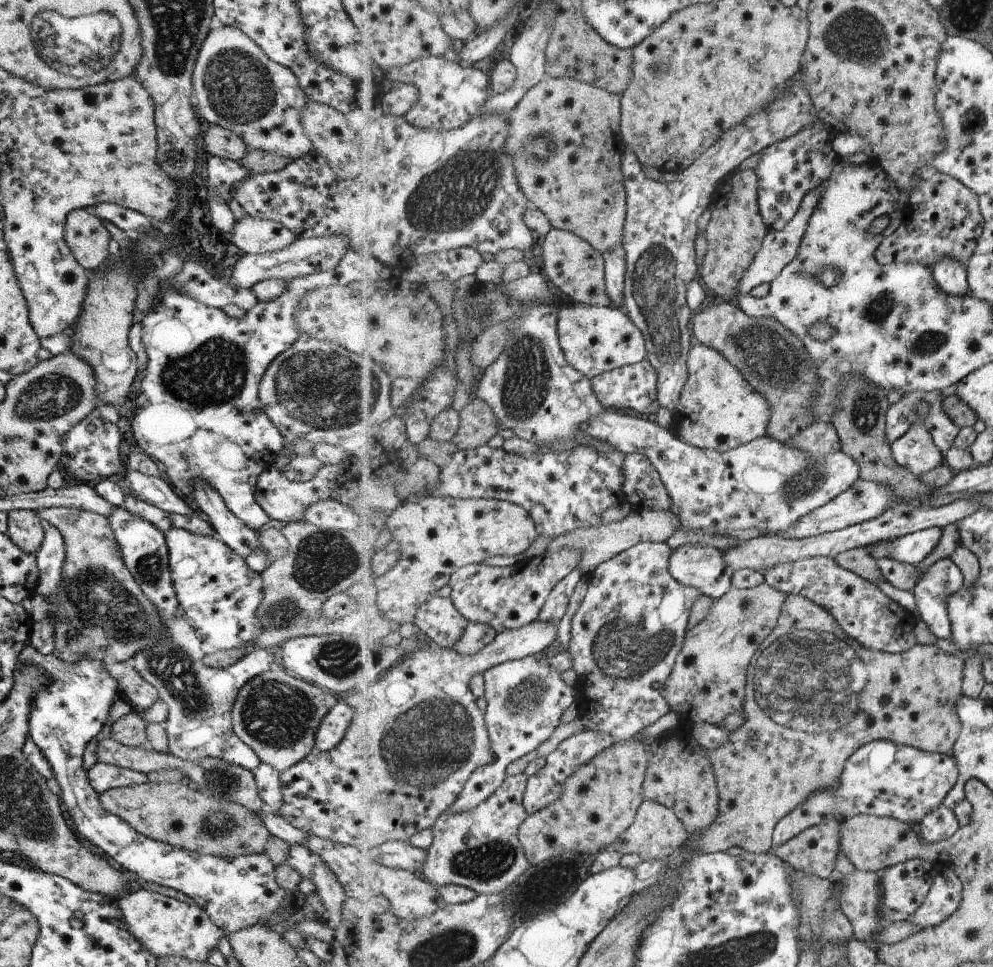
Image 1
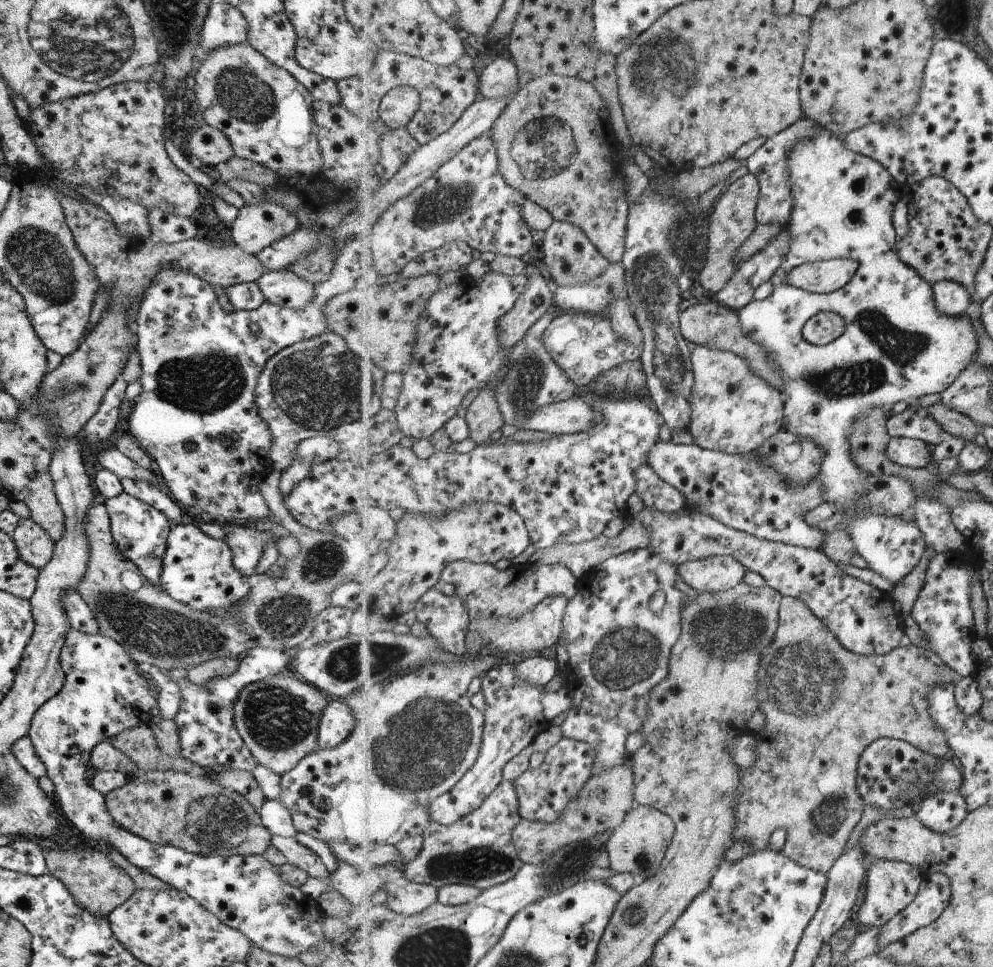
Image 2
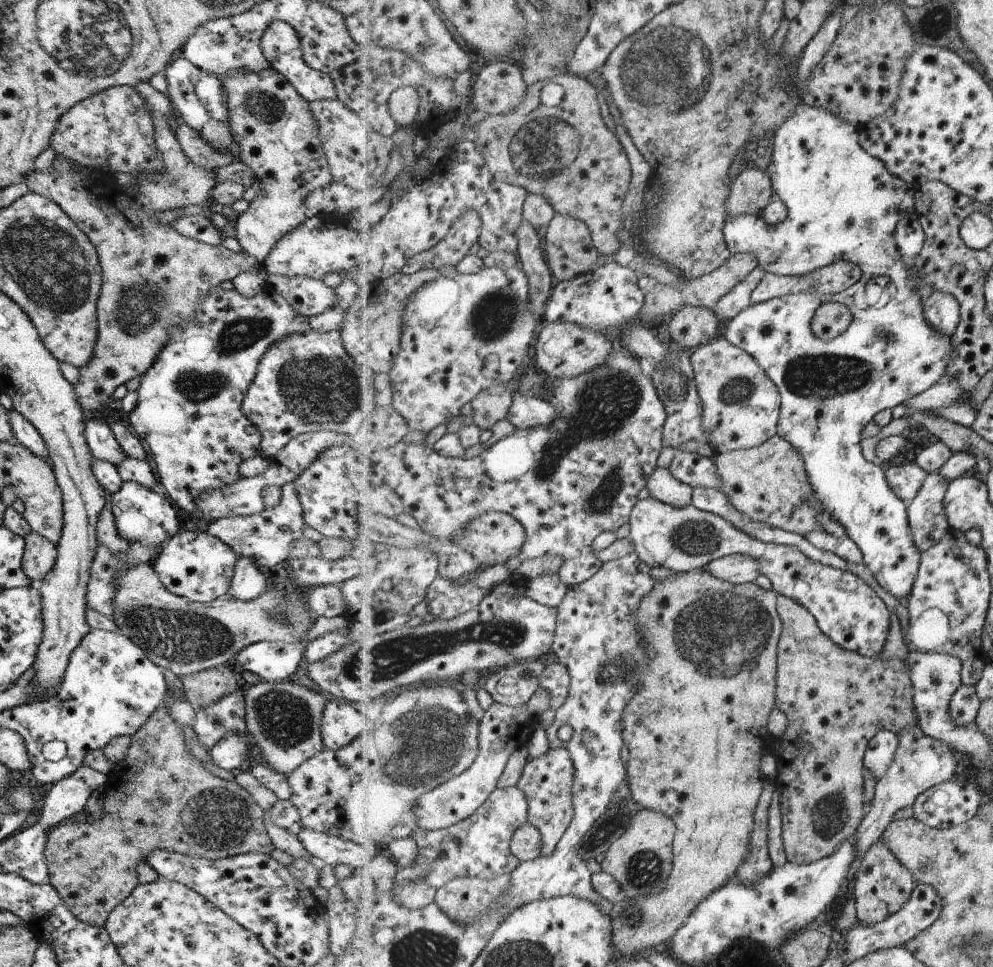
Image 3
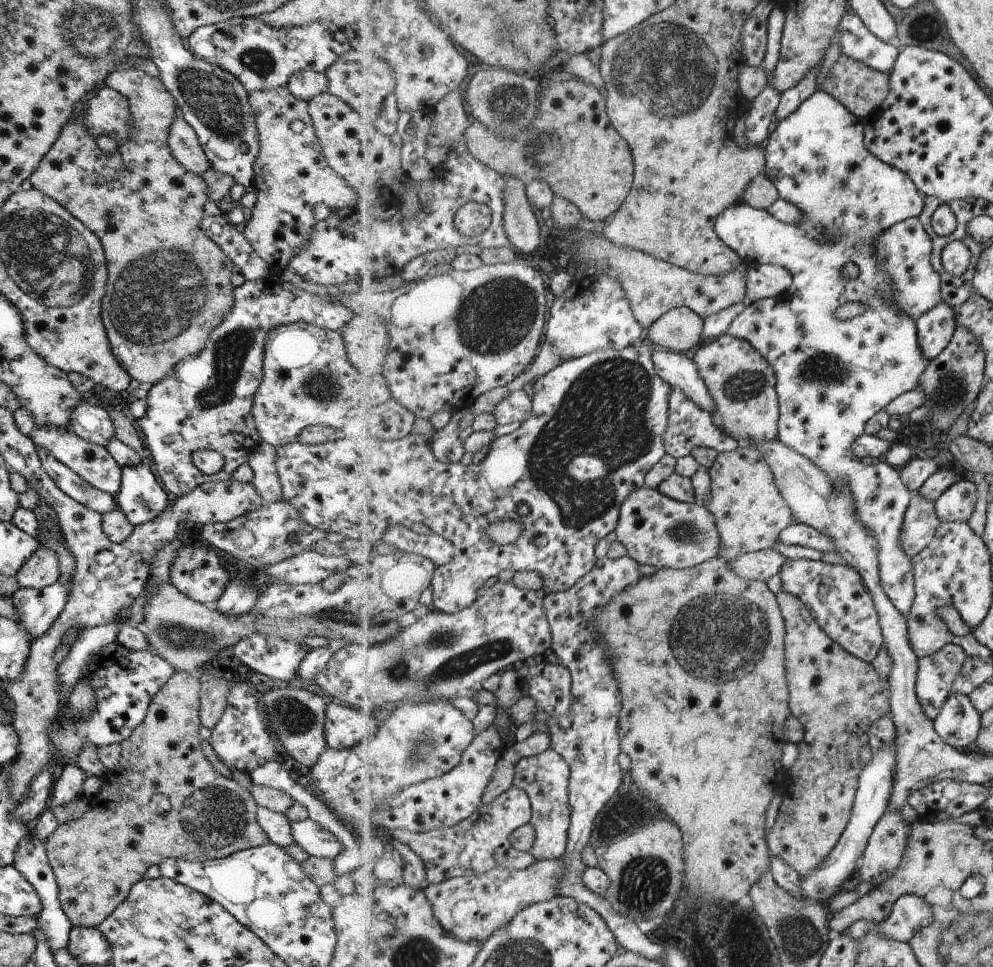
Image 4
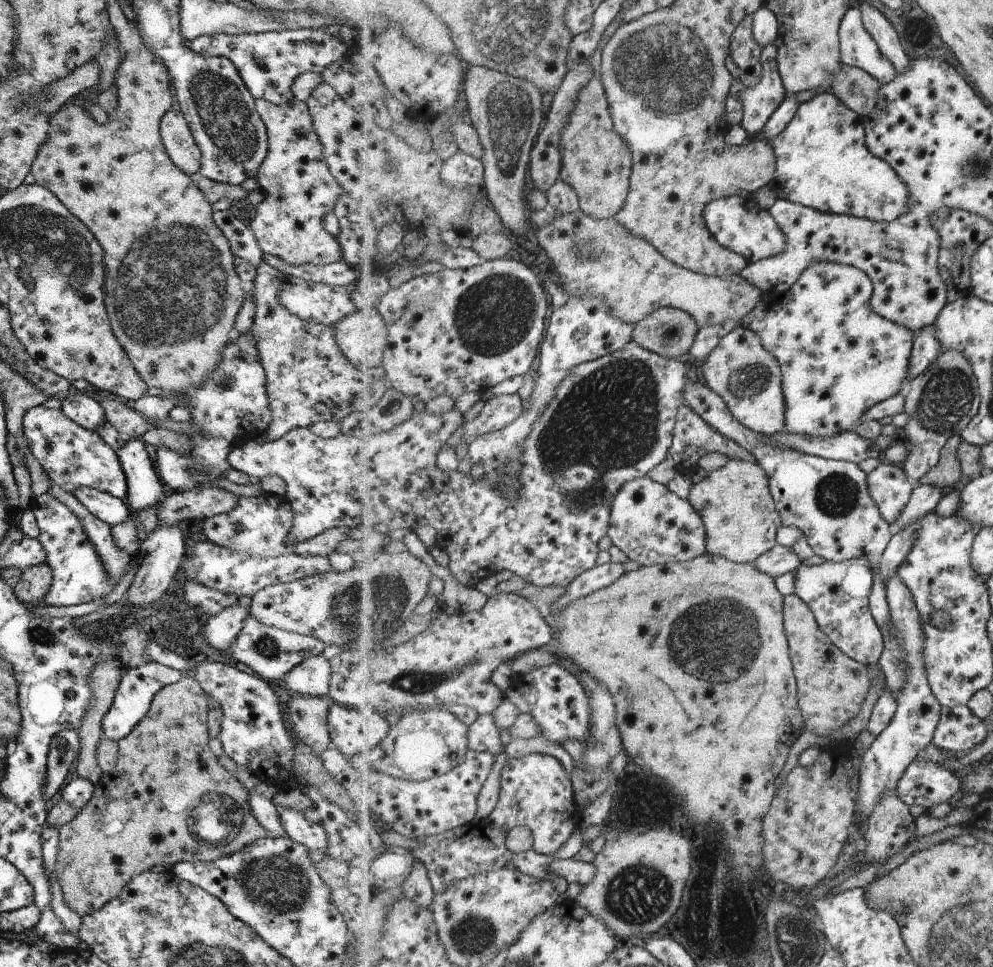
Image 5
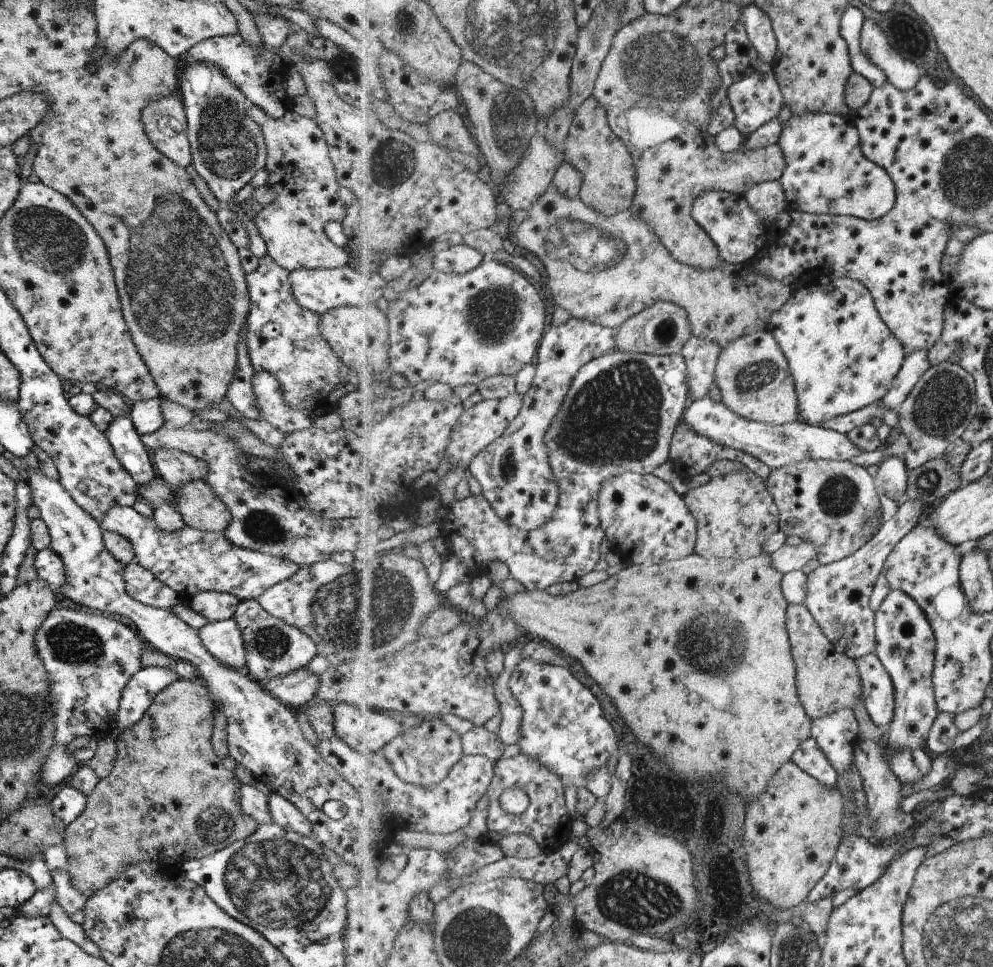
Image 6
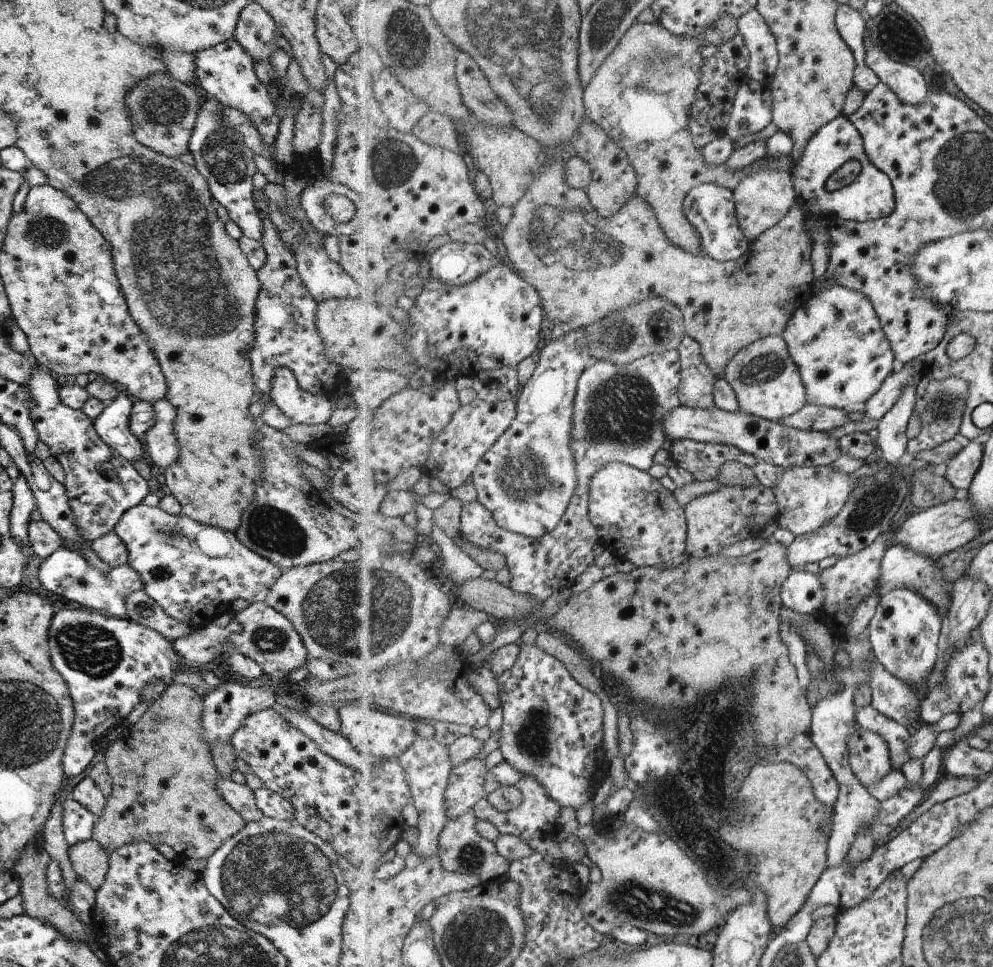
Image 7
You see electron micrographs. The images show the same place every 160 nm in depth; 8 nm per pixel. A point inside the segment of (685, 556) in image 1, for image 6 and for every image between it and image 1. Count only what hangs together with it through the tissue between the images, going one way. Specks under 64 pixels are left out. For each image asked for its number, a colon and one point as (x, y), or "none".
2: (719, 574)
3: (737, 569)
4: (756, 565)
5: (780, 560)
6: (789, 558)

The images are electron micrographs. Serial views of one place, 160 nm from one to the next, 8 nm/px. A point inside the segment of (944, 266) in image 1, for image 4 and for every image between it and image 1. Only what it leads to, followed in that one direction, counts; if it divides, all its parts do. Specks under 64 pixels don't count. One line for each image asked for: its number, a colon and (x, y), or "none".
2: (952, 299)
3: (942, 310)
4: (937, 326)

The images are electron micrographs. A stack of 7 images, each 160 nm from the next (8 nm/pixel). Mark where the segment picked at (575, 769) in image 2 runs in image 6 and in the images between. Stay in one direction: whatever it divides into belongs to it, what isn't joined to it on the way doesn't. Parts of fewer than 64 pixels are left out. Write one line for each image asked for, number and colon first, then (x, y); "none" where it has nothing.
3: (548, 782)
4: (546, 777)
5: (537, 792)
6: (548, 818)

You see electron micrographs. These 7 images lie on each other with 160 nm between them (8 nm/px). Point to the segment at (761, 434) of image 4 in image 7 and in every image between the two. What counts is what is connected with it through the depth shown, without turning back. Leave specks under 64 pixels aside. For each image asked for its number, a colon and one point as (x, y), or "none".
5: (749, 378)
6: (754, 376)
7: (768, 384)

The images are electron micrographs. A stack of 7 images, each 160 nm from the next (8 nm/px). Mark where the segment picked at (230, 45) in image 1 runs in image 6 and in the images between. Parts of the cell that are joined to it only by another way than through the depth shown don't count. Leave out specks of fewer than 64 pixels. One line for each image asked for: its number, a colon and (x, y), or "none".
2: (266, 115)
3: (275, 135)
4: (290, 176)
5: (297, 188)
6: (294, 227)

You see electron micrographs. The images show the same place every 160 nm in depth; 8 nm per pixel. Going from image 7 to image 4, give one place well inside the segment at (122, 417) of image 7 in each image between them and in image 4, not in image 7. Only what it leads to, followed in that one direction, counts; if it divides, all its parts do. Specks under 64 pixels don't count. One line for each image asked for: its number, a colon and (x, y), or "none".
4: (141, 498)
5: (143, 490)
6: (128, 449)

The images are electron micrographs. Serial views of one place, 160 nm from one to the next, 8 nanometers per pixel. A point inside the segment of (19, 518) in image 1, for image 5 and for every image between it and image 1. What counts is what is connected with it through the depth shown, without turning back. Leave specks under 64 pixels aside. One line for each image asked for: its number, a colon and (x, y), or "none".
2: (34, 547)
3: (38, 555)
4: (40, 570)
5: (33, 582)

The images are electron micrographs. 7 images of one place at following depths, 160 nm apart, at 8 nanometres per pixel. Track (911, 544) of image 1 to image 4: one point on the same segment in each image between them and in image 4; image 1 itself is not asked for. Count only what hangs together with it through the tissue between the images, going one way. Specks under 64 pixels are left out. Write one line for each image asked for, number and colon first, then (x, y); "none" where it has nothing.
2: (897, 347)
3: (843, 204)
4: (833, 375)

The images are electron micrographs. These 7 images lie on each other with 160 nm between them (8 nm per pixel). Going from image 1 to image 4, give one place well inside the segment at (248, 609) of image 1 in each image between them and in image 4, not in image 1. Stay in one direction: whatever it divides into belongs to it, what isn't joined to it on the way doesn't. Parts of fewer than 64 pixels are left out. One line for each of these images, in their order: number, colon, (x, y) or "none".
2: (197, 571)
3: (192, 564)
4: (195, 571)

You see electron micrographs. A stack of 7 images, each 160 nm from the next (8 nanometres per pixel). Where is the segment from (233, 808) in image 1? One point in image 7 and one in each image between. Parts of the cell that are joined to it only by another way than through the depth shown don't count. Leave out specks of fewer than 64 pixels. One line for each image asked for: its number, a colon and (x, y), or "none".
2: (196, 815)
3: (158, 797)
4: (164, 798)
5: (166, 785)
6: (167, 794)
7: (164, 791)

